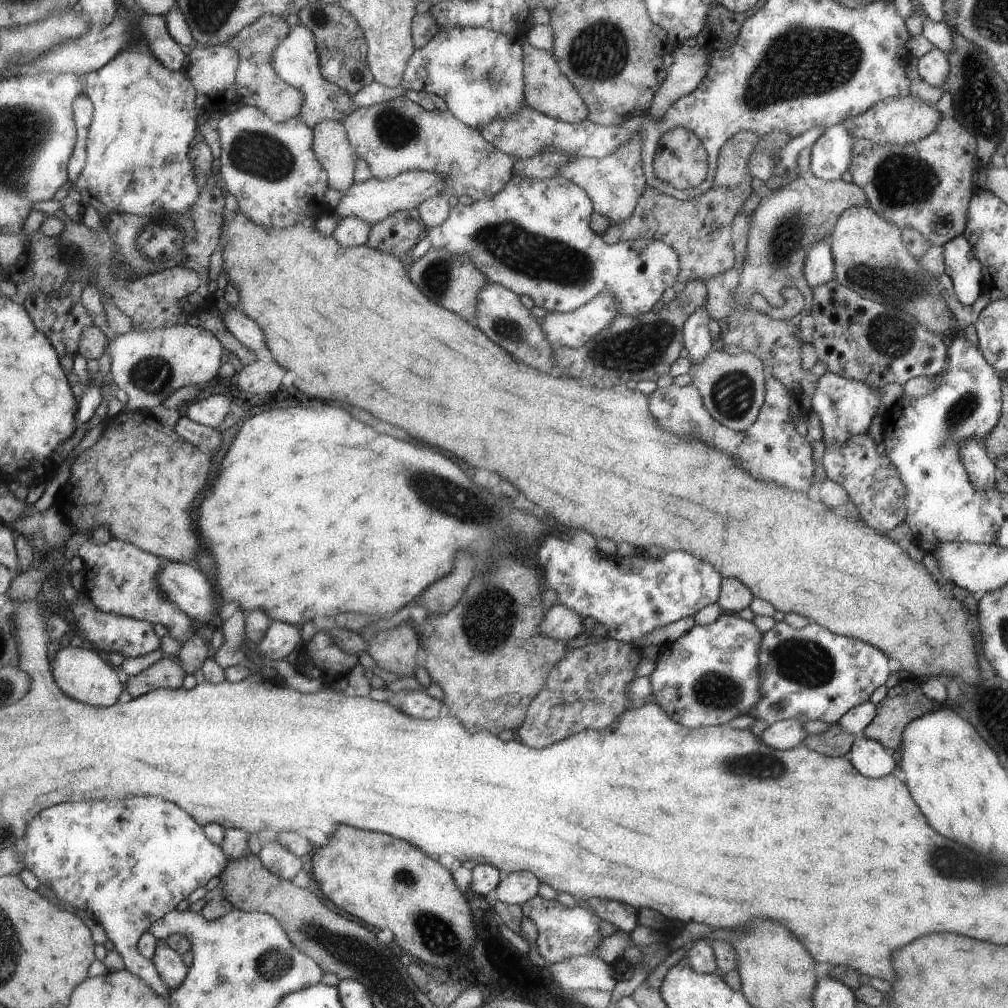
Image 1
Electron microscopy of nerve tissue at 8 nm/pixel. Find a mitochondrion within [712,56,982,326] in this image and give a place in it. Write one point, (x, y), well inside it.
(901, 181)

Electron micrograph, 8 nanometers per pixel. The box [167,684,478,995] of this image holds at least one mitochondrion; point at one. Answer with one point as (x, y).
(438, 937)

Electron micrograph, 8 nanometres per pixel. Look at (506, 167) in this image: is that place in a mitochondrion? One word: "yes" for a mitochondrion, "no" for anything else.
no

